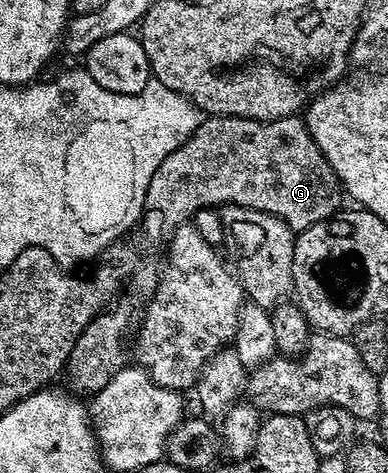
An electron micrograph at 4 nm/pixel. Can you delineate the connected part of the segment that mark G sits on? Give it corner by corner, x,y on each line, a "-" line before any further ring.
226,114
205,116
193,130
192,136
179,148
175,148
175,152
167,155
159,168
155,168
155,176
151,176
151,184
147,184
145,203
137,227
124,239
117,239
112,246
106,246
104,252
98,255
91,273
101,274
101,270
110,270
113,267
117,281
123,284
130,277
130,271
144,261
143,256
155,253
160,246
162,249
165,239
174,230
188,223
199,211
206,208
239,205
257,209
283,219
298,234
311,224
334,217
342,209
341,198
343,199
343,187
337,181
337,173
309,135
300,117
260,122

